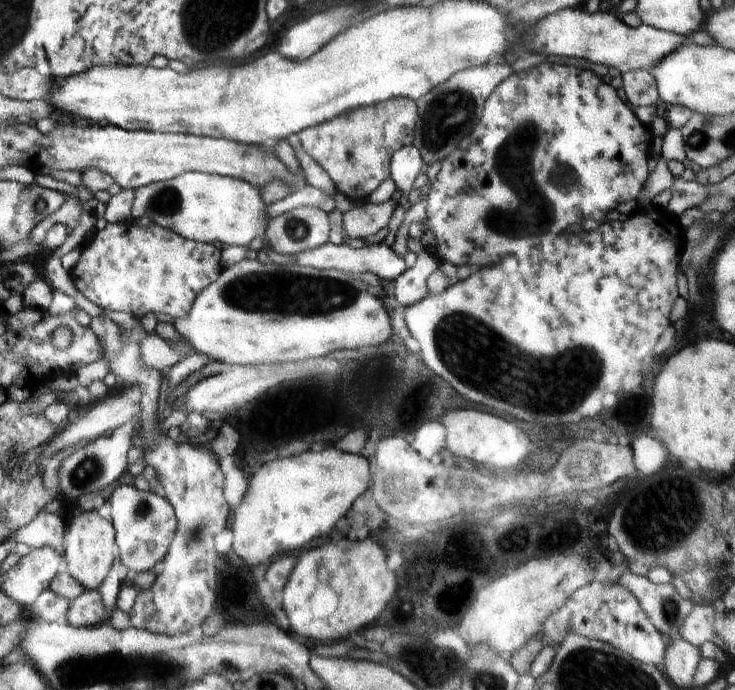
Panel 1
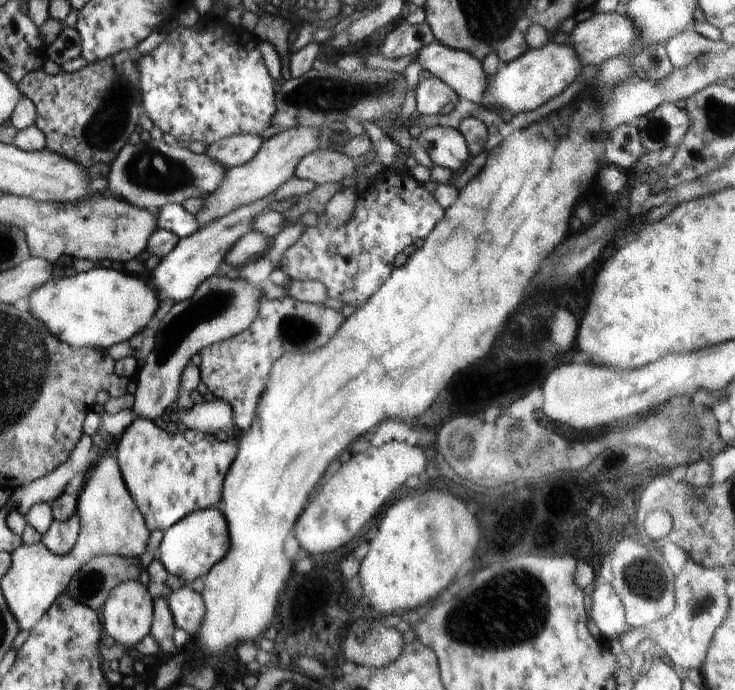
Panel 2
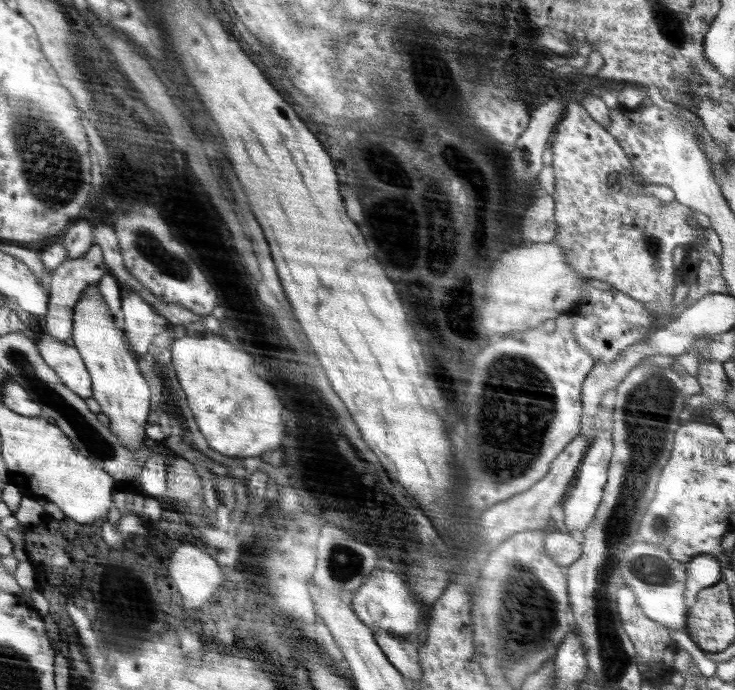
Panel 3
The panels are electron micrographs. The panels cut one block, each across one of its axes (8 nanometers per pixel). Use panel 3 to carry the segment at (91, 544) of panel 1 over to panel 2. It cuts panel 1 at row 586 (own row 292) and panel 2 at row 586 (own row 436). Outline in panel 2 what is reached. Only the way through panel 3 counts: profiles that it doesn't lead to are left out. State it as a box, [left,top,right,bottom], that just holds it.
[101,581,153,648]

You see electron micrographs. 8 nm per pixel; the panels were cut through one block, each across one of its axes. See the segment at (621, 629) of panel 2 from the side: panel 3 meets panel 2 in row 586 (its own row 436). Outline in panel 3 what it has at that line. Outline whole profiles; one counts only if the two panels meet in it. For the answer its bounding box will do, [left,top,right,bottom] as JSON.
[561,408,613,537]

